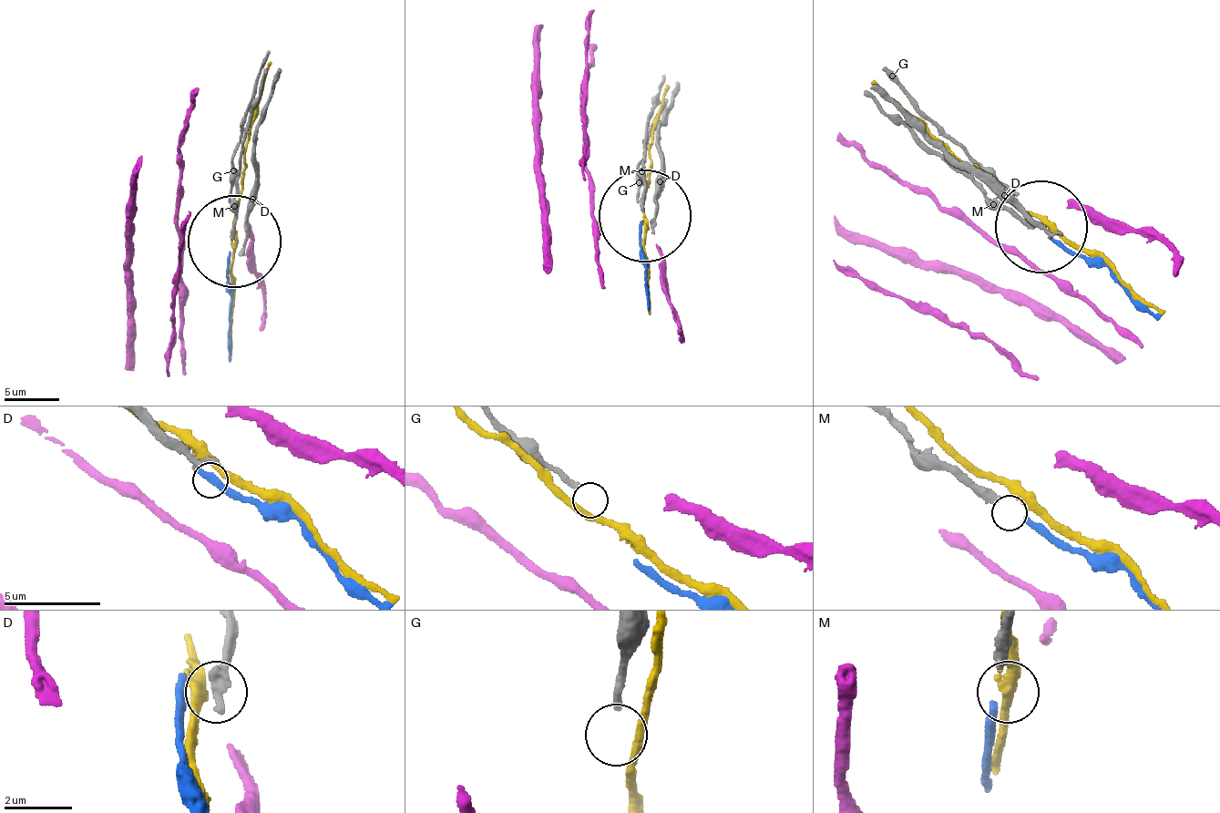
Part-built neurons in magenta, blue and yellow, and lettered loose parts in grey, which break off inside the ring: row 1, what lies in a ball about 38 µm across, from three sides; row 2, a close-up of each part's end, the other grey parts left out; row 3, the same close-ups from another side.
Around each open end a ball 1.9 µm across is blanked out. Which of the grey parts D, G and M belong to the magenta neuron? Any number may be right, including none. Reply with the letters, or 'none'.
none

